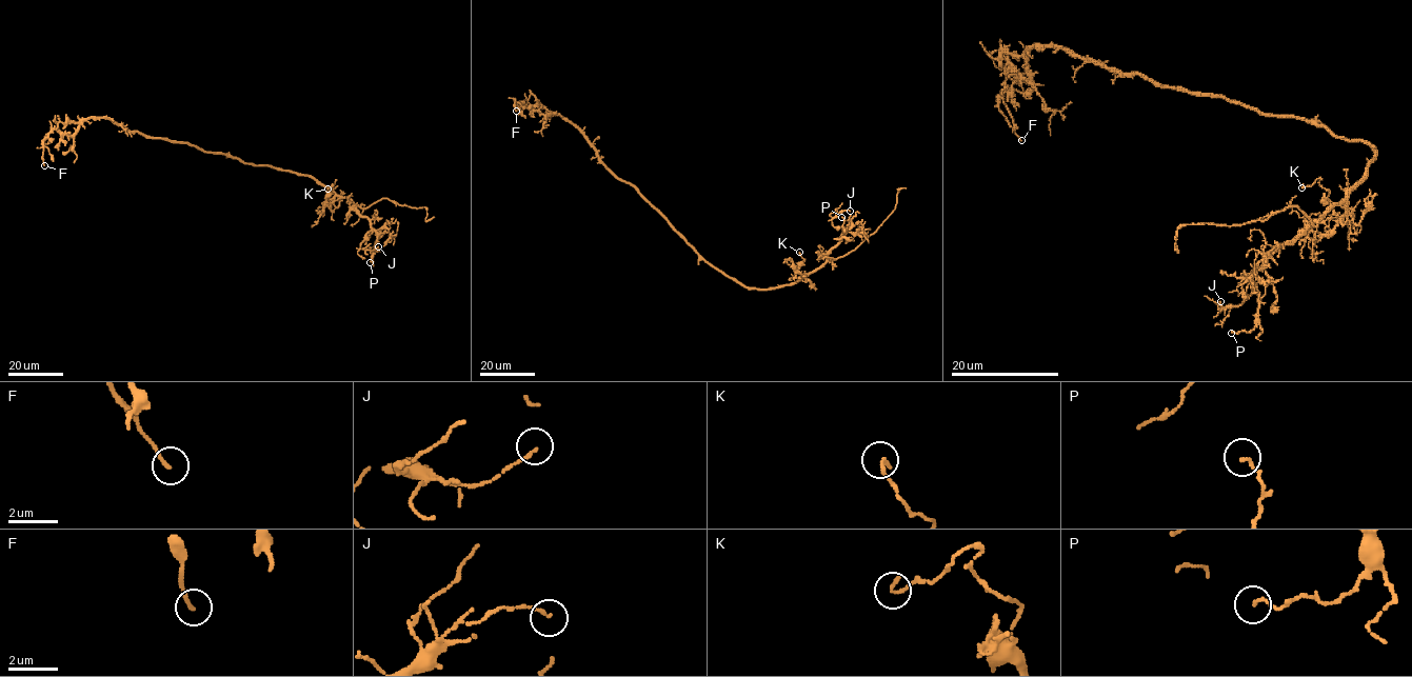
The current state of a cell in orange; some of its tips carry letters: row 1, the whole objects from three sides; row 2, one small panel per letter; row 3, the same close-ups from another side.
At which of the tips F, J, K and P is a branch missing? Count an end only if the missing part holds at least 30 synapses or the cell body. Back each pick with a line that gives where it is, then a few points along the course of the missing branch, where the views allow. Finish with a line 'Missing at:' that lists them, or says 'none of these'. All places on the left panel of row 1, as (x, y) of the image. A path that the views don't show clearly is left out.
Missing at: none of these

